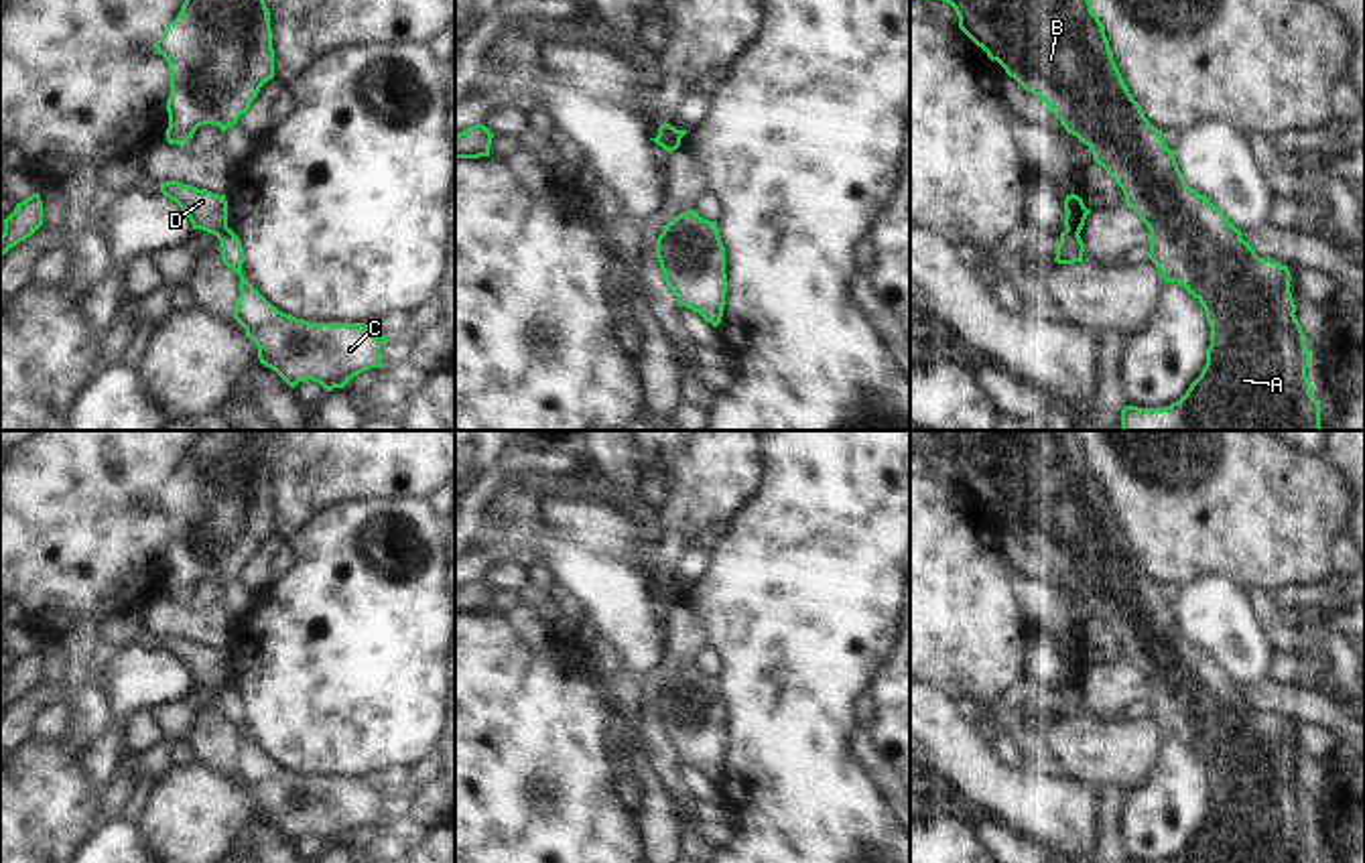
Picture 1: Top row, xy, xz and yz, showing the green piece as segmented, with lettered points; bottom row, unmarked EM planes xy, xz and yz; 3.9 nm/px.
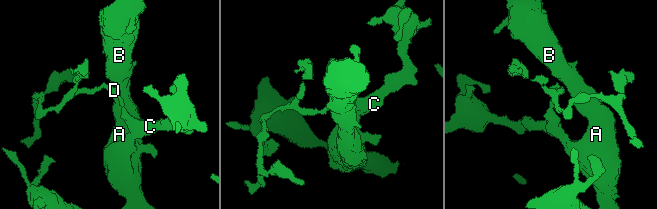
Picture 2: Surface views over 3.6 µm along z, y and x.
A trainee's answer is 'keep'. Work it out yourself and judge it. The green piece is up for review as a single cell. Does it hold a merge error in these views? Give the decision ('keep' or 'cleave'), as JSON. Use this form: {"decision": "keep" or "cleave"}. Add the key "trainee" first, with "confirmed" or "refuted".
{"trainee": "refuted", "decision": "cleave"}

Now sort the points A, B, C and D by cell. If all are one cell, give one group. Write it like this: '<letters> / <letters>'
A B C / D

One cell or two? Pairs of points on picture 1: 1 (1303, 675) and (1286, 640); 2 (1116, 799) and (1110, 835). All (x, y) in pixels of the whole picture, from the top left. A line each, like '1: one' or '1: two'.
1: two
2: one

